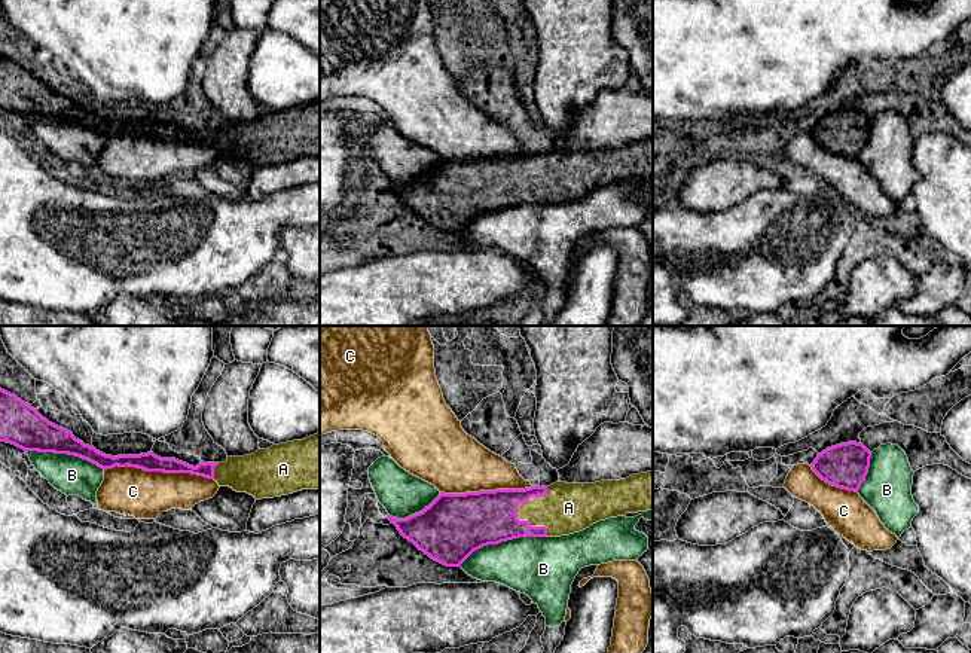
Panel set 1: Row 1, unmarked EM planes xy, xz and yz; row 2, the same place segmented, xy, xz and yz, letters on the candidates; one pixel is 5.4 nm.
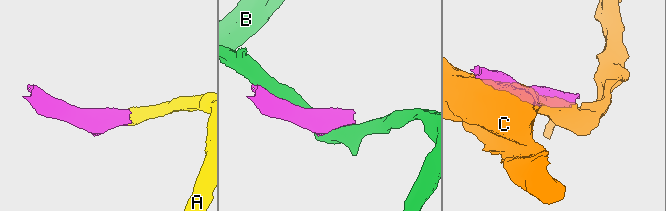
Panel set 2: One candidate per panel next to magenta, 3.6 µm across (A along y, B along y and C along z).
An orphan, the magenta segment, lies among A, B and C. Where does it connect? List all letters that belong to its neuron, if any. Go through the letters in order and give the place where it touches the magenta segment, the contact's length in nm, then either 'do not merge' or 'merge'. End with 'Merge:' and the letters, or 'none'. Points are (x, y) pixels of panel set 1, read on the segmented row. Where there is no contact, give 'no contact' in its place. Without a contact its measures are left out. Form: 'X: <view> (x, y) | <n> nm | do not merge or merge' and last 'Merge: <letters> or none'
A: xz (516, 512) | 280 nm | merge
B: xz (503, 540) | 500 nm | do not merge
C: xy (159, 470) | 600 nm | do not merge
Merge: A

